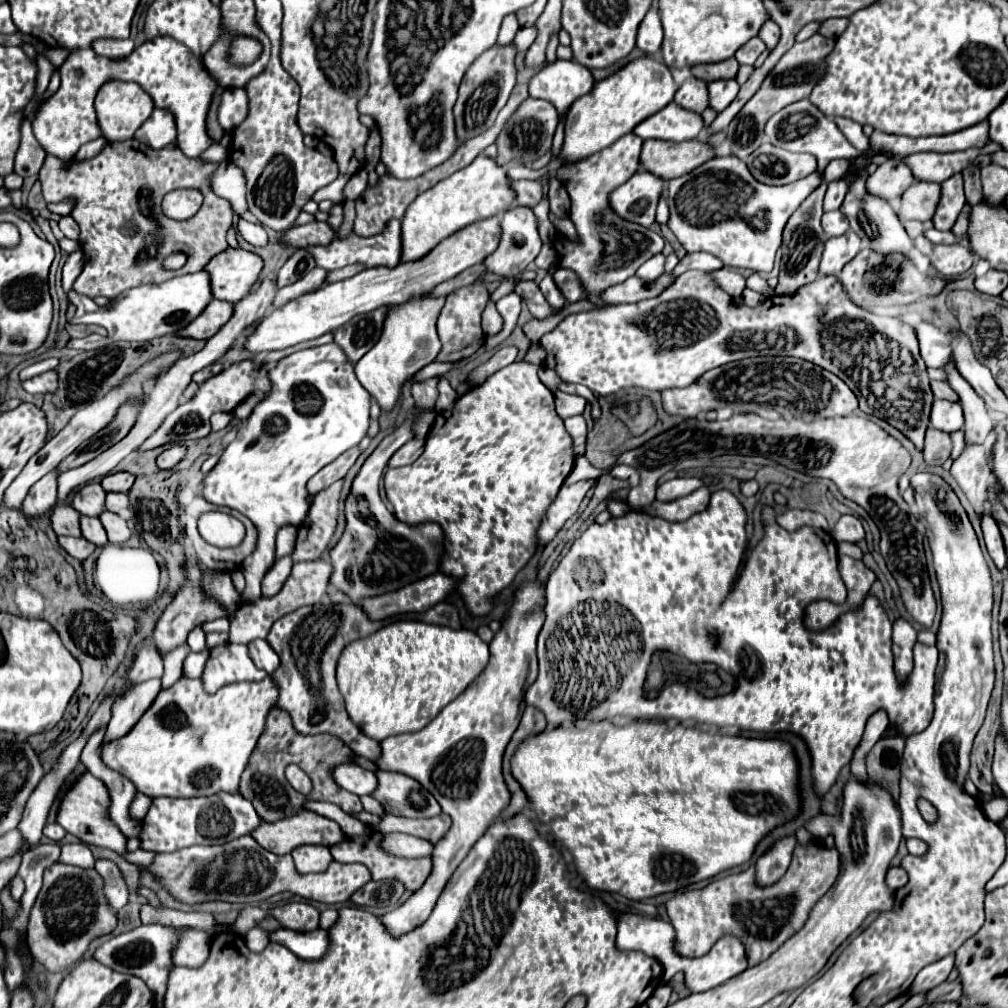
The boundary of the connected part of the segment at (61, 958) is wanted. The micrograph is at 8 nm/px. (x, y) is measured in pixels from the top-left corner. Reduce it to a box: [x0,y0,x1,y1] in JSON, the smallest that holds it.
[27,863,117,973]

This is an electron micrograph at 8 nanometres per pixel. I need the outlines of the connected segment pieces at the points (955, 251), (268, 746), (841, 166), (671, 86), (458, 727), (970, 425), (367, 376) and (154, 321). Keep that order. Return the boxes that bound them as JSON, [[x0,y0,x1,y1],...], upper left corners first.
[[915,235,975,279],[239,707,363,821],[823,159,913,253],[559,57,679,163],[375,579,545,937],[945,361,993,445],[355,293,445,411],[69,271,213,341]]

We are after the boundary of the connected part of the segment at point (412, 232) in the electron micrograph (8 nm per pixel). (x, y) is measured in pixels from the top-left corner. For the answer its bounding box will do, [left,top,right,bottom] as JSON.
[399,155,515,263]

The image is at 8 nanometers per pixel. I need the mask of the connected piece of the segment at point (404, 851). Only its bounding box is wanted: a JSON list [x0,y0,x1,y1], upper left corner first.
[383,833,431,857]

